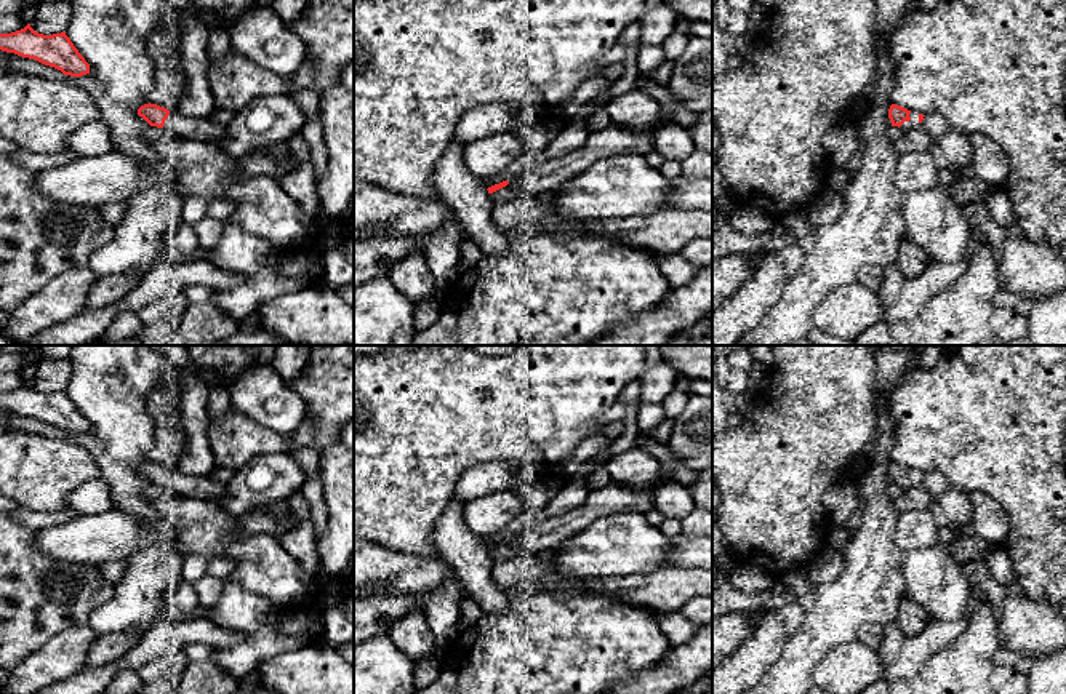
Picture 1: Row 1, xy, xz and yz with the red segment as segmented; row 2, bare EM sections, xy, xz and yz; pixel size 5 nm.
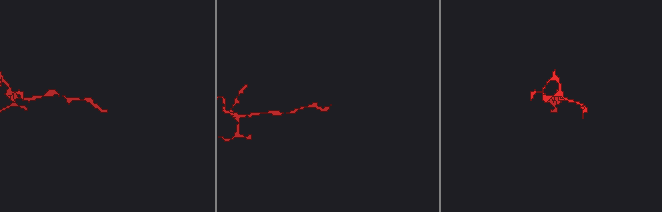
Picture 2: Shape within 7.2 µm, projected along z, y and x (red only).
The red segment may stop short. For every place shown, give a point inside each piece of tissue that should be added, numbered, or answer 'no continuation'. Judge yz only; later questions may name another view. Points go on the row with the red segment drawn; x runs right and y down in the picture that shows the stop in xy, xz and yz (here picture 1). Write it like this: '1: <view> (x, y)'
1: yz (914, 115)

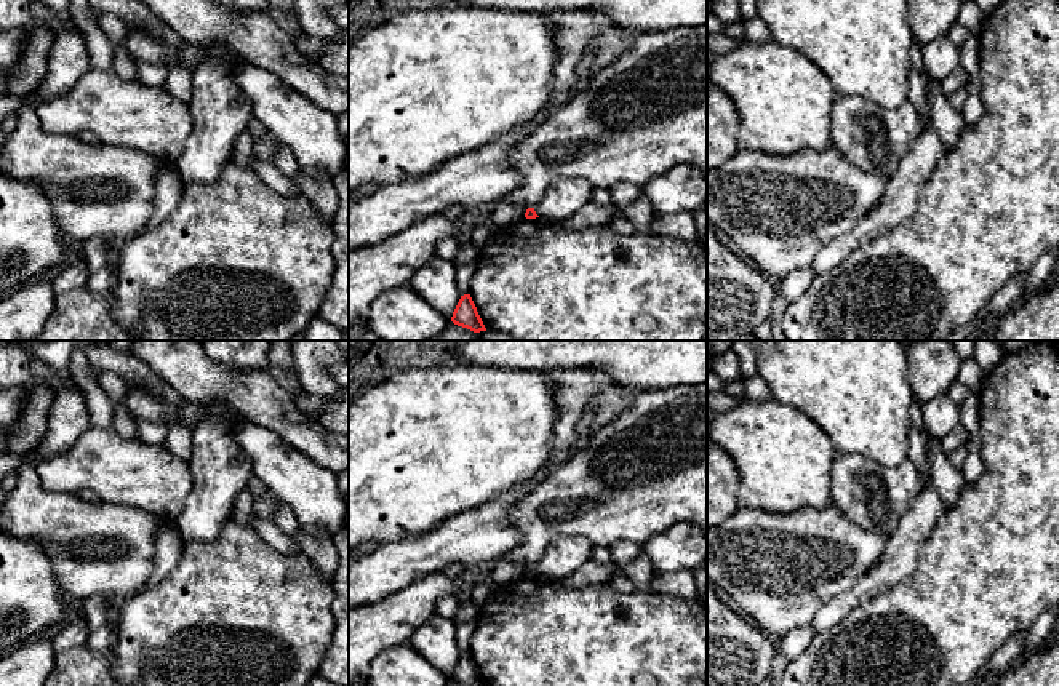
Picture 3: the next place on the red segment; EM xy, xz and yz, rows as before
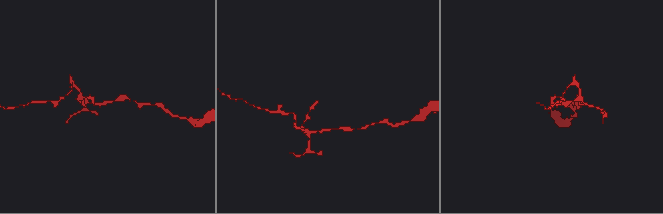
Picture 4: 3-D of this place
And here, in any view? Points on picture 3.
no continuation

